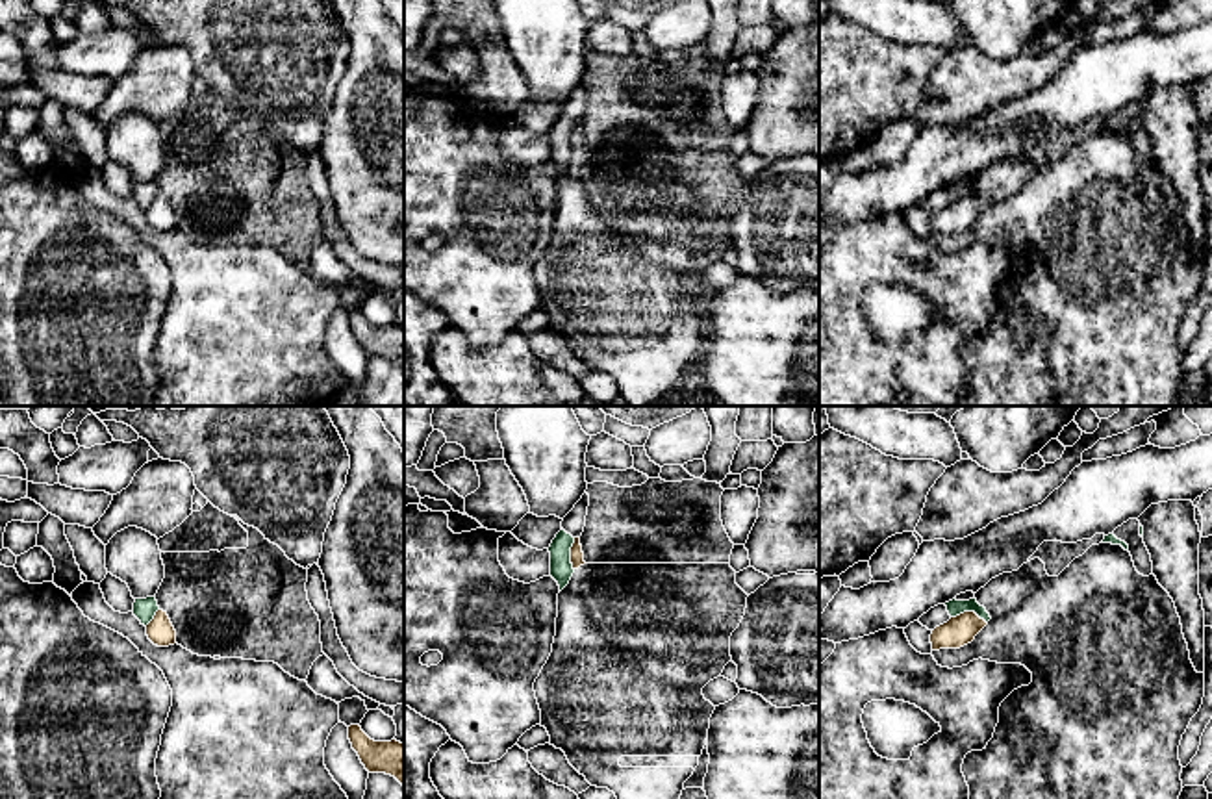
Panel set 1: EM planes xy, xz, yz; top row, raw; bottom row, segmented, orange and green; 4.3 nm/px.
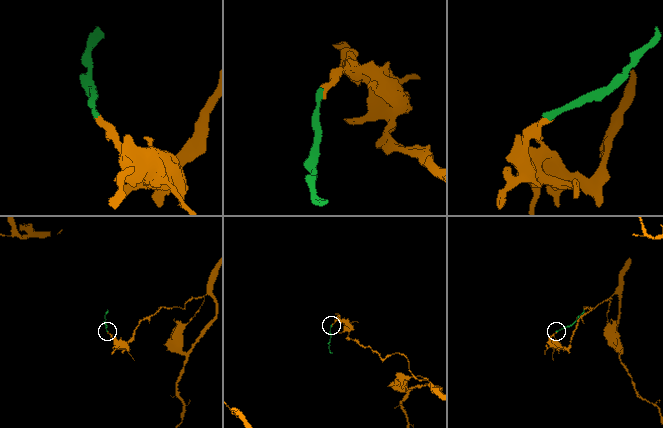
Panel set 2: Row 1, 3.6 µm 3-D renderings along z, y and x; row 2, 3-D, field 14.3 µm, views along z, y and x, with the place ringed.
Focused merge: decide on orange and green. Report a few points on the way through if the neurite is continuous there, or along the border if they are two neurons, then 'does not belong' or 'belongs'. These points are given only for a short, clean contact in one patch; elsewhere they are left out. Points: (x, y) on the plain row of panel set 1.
border along yz (951, 201), (975, 197), (986, 208); does not belong

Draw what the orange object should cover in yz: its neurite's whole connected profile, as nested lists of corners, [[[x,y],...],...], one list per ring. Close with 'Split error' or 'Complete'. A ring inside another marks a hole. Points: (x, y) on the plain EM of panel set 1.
[[[964,197],[936,211],[930,219],[932,235],[960,234],[975,224],[988,208],[975,197]]]. Complete

